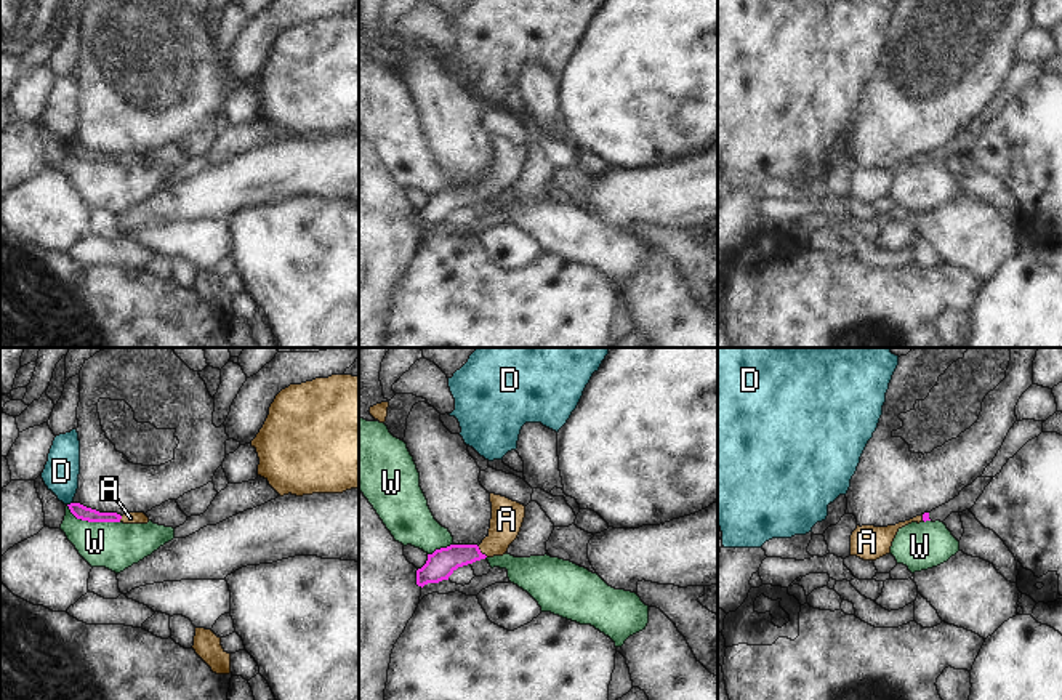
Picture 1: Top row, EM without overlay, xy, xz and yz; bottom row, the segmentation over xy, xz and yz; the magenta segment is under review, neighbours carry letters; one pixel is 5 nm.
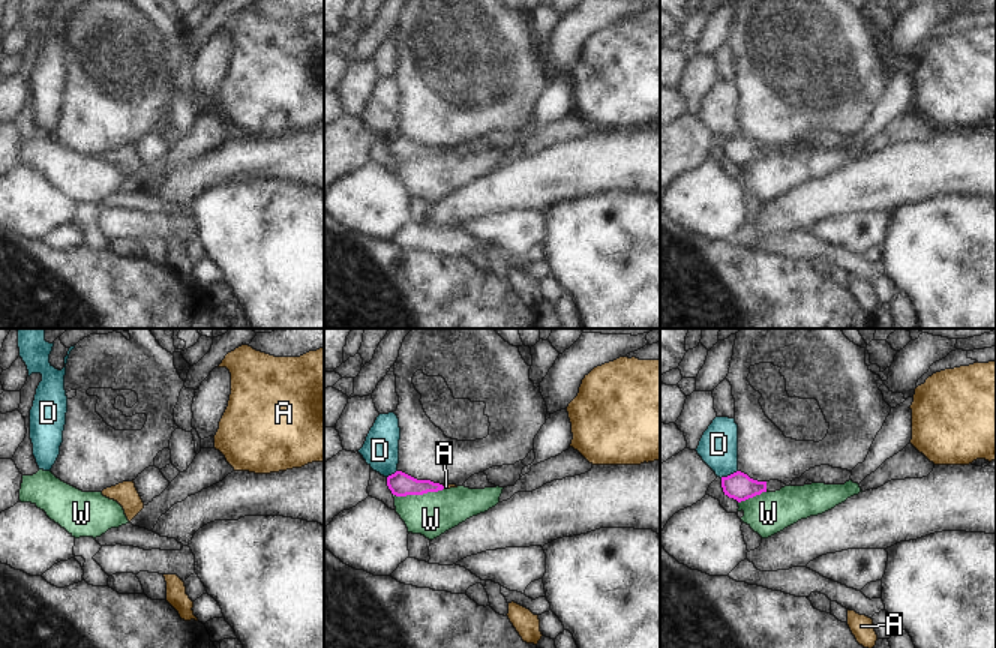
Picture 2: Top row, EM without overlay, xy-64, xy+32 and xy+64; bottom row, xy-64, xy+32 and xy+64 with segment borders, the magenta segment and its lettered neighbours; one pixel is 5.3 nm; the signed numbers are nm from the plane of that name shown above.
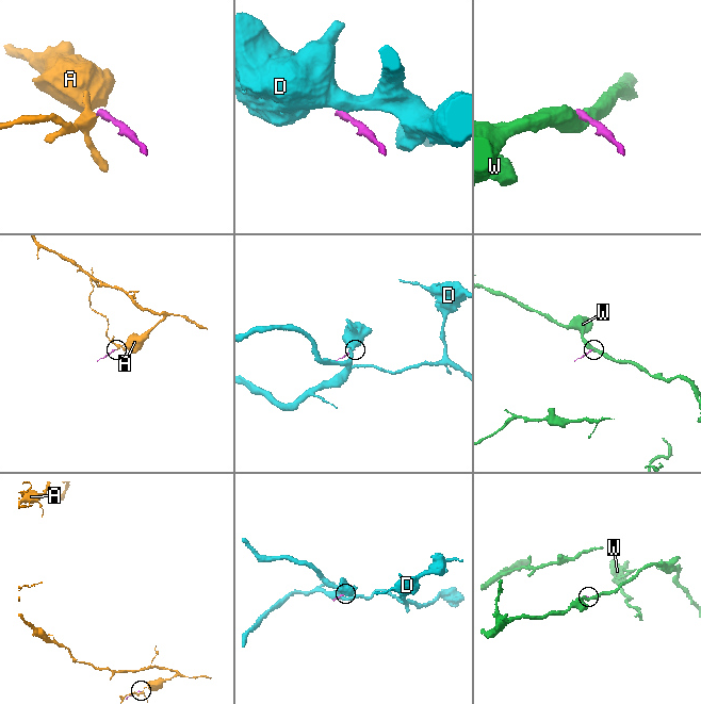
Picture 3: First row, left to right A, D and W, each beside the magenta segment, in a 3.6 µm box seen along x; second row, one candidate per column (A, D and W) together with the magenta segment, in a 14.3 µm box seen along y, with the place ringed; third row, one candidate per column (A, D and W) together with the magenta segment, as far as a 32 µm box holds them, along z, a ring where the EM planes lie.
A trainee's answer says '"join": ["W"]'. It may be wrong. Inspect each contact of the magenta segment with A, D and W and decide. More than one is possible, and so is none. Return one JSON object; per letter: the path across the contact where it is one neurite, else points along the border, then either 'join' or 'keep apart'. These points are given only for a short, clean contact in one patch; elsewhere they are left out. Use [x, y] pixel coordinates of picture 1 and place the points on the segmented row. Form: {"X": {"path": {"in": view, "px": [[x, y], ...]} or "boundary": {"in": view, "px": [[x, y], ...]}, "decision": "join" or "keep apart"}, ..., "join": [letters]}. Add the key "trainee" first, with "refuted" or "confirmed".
{"trainee": "refuted", "A": {"path": {"in": "xz", "px": [[441, 564], [458, 555], [481, 553], [503, 531], [506, 519]]}, "decision": "join"}, "D": {"boundary": {"in": "xy", "px": [[71, 502], [68, 505]]}, "decision": "keep apart"}, "W": {"boundary": {"in": "xy", "px": [[68, 505], [77, 518], [119, 522]]}, "decision": "keep apart"}, "join": ["A"]}

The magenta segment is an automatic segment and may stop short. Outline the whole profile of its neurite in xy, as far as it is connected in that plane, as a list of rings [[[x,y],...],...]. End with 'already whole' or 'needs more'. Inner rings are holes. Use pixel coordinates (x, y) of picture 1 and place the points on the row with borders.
[[[70,503],[67,506],[77,519],[88,521],[88,522],[123,522],[123,524],[147,524],[149,522],[149,517],[144,513],[127,513],[120,516],[117,513],[99,513],[80,503]]]; needs more

